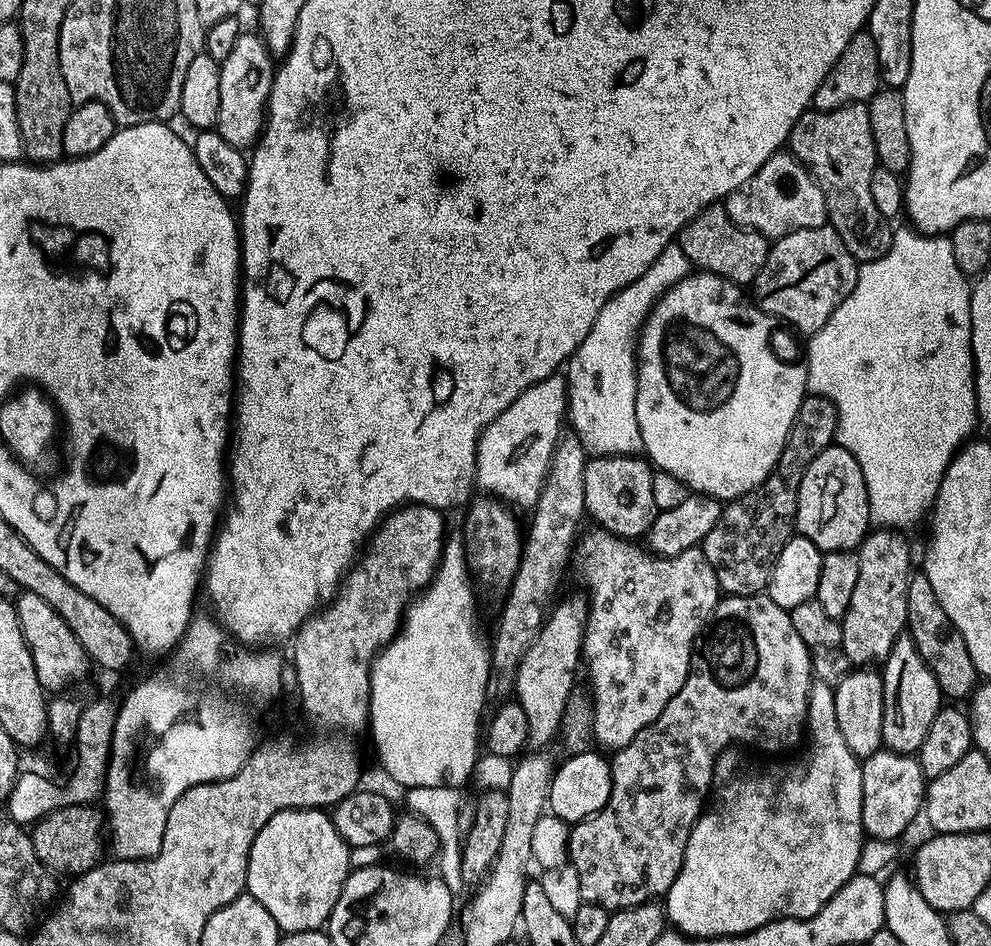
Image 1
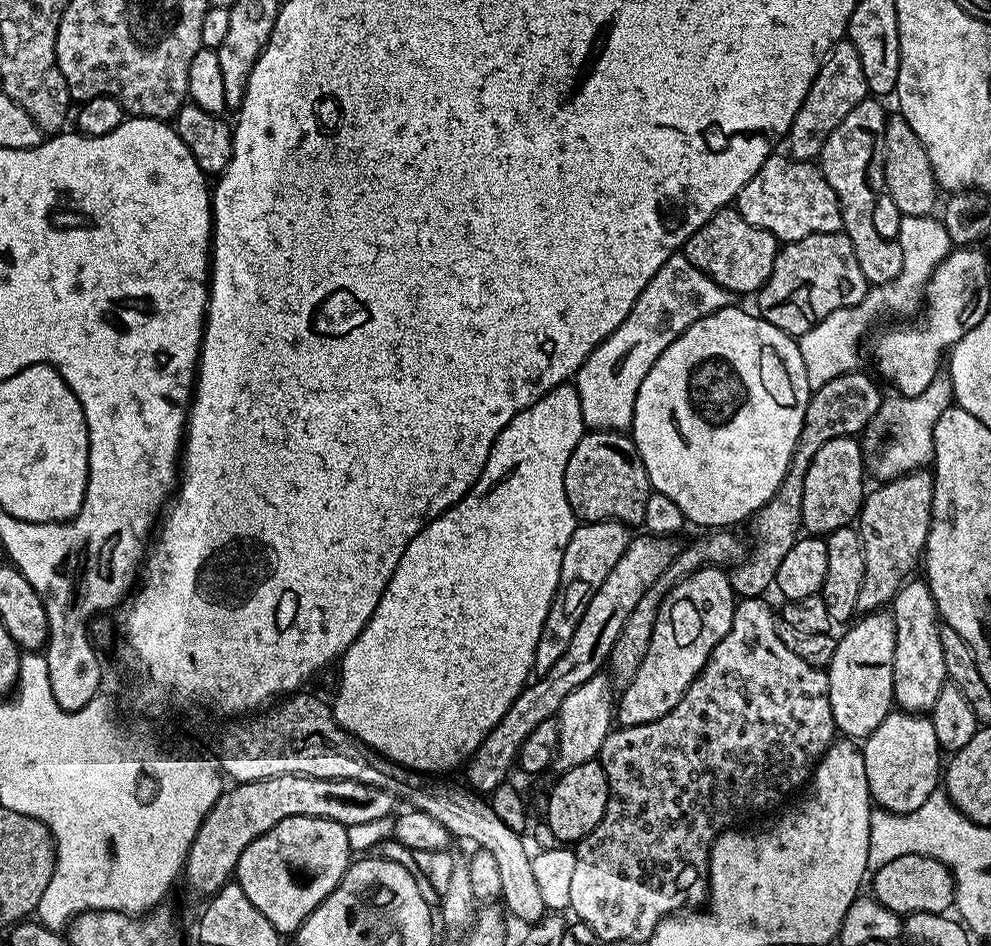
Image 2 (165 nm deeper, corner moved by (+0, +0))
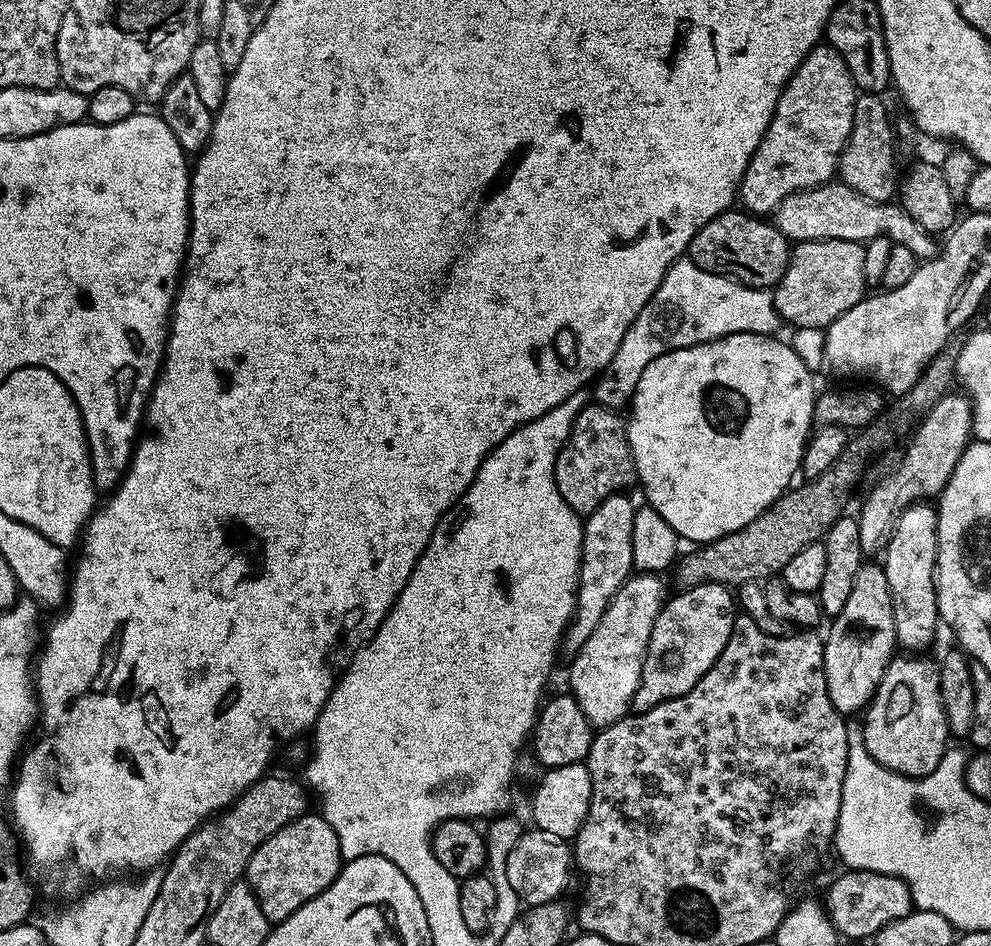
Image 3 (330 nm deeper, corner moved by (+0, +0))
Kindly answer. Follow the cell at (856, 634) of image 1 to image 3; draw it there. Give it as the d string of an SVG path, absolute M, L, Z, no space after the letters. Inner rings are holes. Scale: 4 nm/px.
M949 390L934 402L934 406L915 425L911 436L912 445L905 450L900 465L877 486L876 493L861 506L856 516L865 557L876 558L883 553L894 534L898 518L907 508L939 497L950 474L954 474L954 466L958 466L958 458L962 458L966 446L973 439L972 401L963 391Z

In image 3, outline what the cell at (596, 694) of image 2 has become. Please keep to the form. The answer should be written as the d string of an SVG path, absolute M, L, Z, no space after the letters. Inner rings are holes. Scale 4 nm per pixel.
M660 574L629 576L625 584L613 591L612 600L602 614L602 622L598 622L598 626L594 626L594 634L590 634L586 646L582 646L582 650L577 656L571 657L572 669L568 672L568 680L572 683L570 695L576 699L578 706L582 706L582 714L586 714L586 718L597 729L609 728L623 716L629 715L632 699L642 678L642 666L644 665L644 655L648 652L650 634L654 630L654 622L658 618L658 614L666 603L664 579L665 577Z

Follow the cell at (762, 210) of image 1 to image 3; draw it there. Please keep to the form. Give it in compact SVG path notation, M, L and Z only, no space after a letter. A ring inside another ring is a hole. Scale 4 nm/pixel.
M842 182L819 184L817 188L807 188L805 192L795 192L776 207L774 223L789 241L801 240L845 240L865 245L869 240L887 236L893 244L906 246L916 255L917 261L934 260L938 255L933 233L922 230L910 214L896 202L871 200L859 196L850 186Z

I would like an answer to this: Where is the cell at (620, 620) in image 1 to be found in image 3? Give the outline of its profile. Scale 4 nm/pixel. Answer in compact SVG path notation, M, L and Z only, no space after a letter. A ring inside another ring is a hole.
M699 584L675 594L654 622L648 652L644 655L642 678L632 699L633 713L649 712L662 702L686 695L714 666L732 633L734 596L725 585Z

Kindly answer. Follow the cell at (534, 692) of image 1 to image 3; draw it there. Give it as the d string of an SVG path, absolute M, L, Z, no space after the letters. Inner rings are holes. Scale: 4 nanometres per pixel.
M617 494L606 498L598 510L594 510L583 521L584 537L580 551L580 577L576 587L576 609L572 611L572 621L564 629L564 638L560 642L559 655L565 658L577 656L586 646L594 626L602 622L602 614L612 600L612 593L628 581L633 575L634 558L634 514L637 505L632 504L628 494Z

